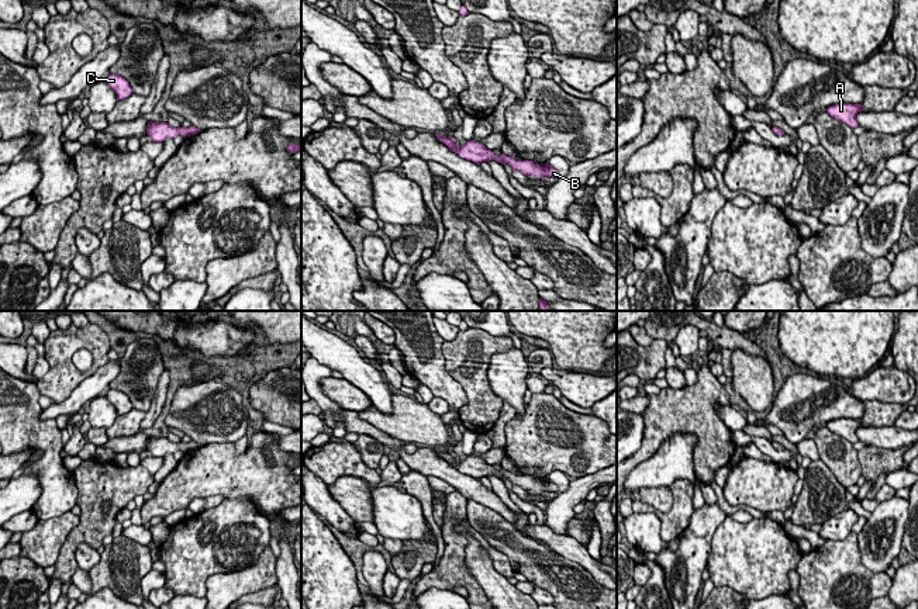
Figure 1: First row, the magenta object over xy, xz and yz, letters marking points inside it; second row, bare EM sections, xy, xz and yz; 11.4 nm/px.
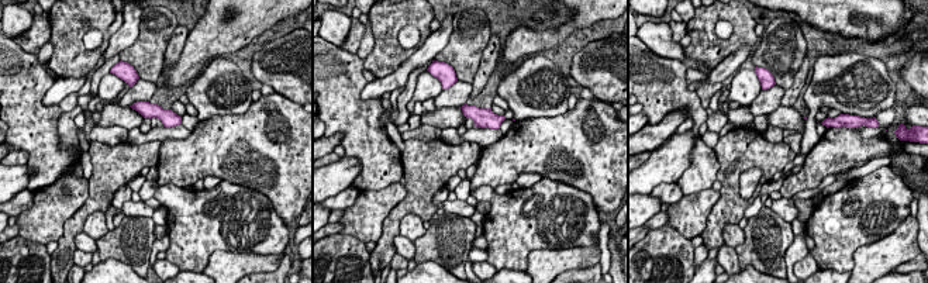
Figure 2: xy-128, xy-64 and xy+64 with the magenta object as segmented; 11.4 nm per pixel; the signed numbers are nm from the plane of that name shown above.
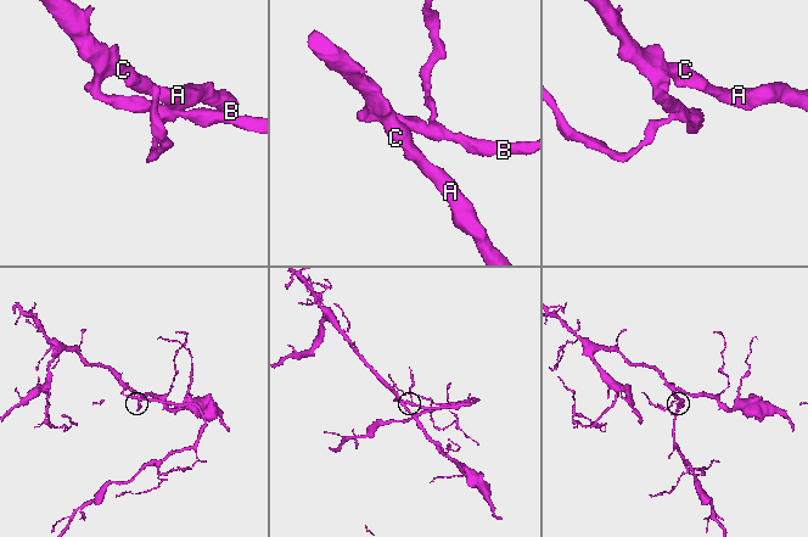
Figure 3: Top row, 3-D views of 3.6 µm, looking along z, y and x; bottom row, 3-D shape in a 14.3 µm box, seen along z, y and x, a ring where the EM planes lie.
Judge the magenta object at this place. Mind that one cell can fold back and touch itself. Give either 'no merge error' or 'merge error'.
no merge error

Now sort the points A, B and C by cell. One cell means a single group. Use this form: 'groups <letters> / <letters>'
groups A B C

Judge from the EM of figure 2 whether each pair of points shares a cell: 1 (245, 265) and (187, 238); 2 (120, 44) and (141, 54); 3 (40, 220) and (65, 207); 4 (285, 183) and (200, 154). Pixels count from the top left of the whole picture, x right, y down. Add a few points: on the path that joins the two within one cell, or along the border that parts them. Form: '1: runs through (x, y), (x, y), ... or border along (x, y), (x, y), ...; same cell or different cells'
1: border along (248, 252), (214, 251), (203, 268); different cells
2: border along (140, 16), (138, 37), (117, 54); different cells
3: runs through (45, 216), (54, 207), (59, 207); same cell
4: runs through (275, 159), (265, 149), (224, 147); same cell

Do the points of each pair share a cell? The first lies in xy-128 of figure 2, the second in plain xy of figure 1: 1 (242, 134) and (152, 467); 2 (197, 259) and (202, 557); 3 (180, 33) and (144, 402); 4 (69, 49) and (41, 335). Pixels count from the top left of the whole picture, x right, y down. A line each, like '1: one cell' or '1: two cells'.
1: two cells
2: one cell
3: two cells
4: two cells

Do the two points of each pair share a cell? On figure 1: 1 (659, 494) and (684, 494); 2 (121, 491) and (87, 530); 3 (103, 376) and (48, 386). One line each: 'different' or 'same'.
1: different
2: same
3: different

